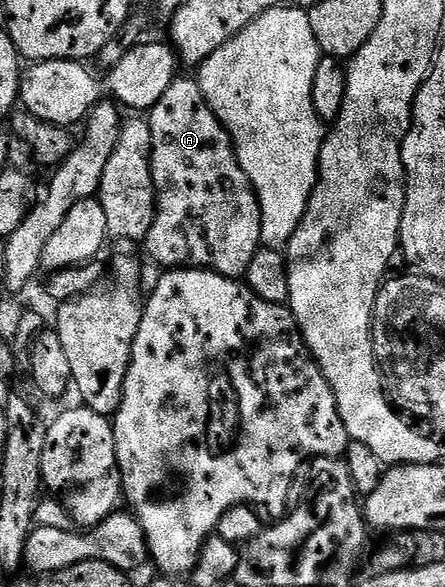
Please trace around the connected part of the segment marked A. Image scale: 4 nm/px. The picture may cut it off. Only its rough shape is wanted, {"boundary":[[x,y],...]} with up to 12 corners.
{"boundary":[[194,77],[149,112],[159,268],[242,279],[263,237]]}

